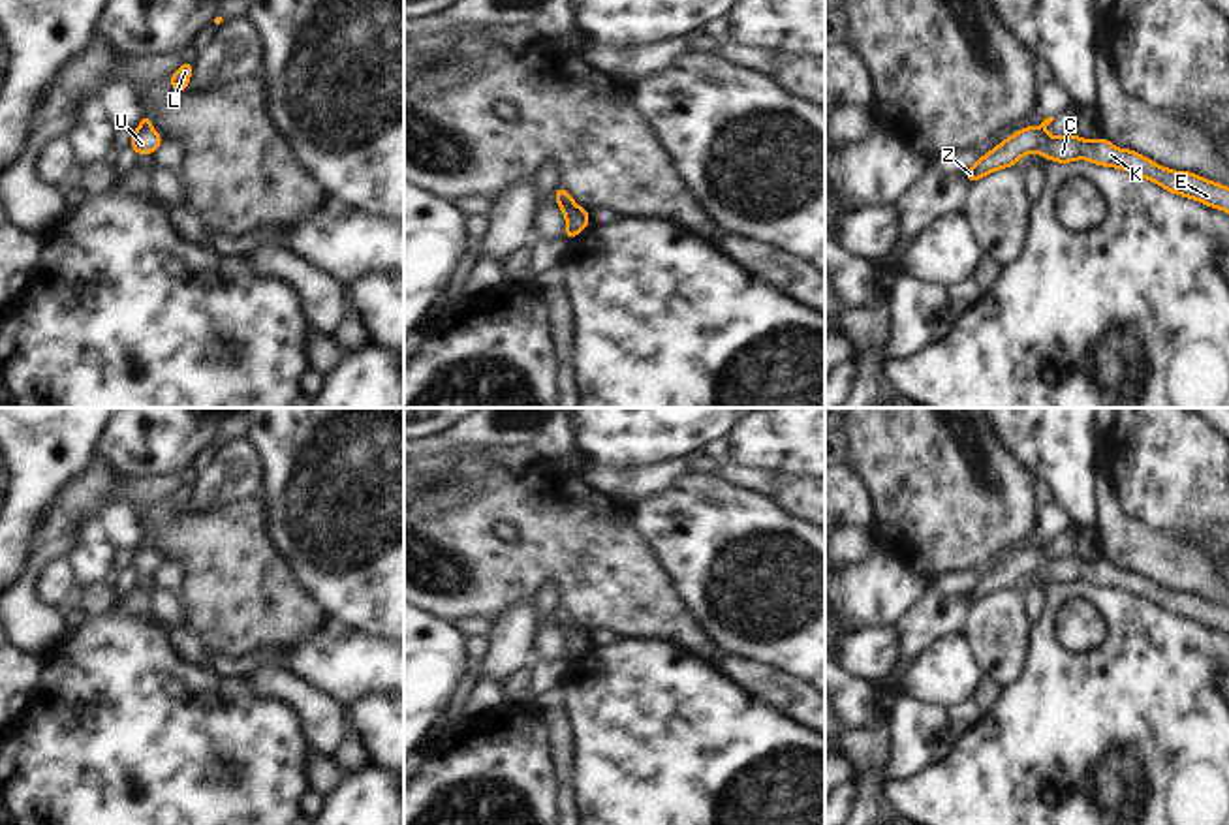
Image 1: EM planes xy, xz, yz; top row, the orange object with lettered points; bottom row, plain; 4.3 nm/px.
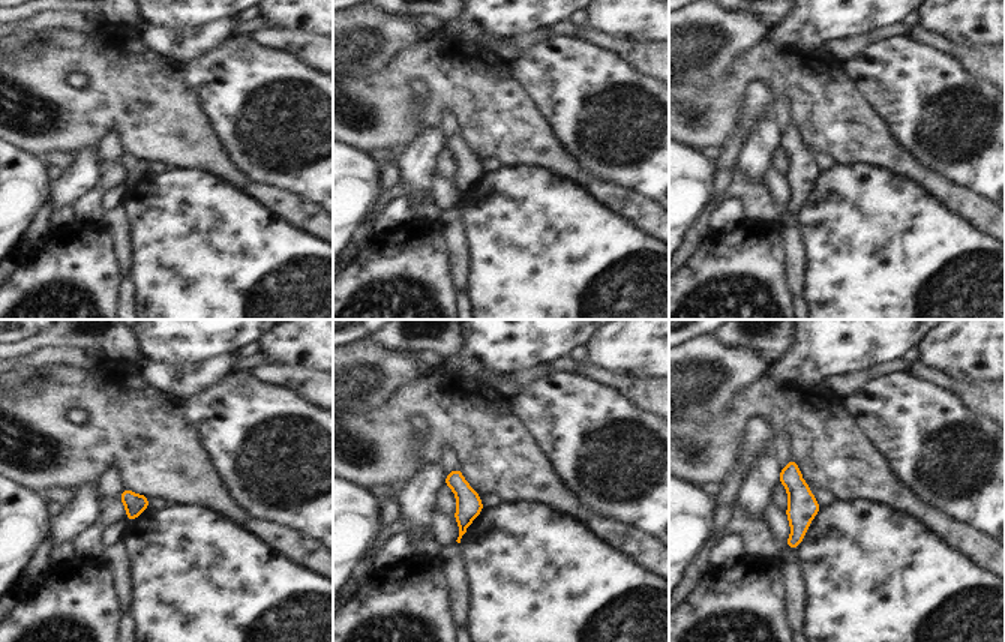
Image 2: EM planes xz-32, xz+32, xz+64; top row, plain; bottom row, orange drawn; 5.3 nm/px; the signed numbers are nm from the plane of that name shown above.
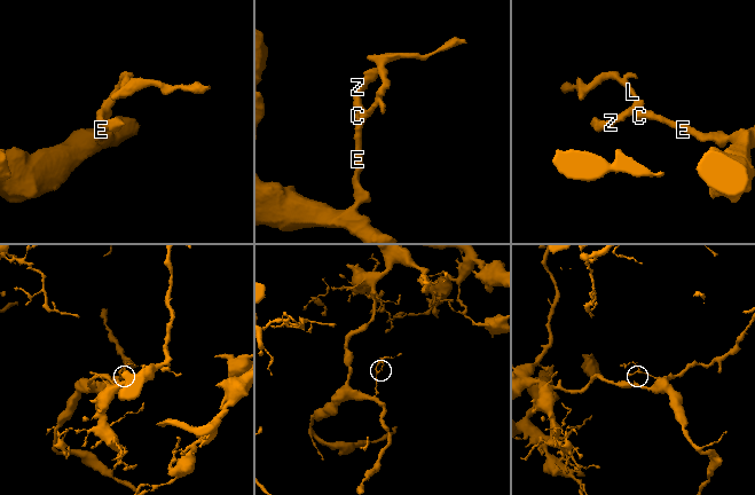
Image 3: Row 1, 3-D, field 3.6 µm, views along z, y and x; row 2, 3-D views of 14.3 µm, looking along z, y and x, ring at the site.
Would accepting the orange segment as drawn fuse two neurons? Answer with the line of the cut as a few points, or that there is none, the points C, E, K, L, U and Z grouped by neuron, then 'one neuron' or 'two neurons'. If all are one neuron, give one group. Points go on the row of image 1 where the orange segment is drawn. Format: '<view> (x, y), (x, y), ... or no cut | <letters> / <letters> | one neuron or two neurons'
xz (557, 202), (566, 202), (572, 207) | C E K U Z / L | two neurons

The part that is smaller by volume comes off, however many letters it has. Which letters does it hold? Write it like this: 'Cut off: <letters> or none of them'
Cut off: L

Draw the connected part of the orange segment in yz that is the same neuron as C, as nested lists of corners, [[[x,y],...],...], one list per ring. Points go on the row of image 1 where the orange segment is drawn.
[[[1026,126],[998,143],[990,152],[981,154],[975,165],[964,169],[970,184],[998,169],[1017,165],[1022,156],[1032,152],[1056,163],[1071,163],[1086,160],[1101,167],[1116,167],[1139,179],[1146,179],[1161,186],[1169,194],[1190,197],[1210,209],[1229,212],[1229,186],[1203,179],[1193,171],[1173,171],[1154,160],[1131,150],[1118,148],[1107,137],[1082,139],[1075,133],[1049,135],[1039,126]]]

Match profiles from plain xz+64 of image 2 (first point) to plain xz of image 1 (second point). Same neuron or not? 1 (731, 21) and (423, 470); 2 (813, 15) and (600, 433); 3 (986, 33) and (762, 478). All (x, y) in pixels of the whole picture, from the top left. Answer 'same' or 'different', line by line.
1: same
2: same
3: different

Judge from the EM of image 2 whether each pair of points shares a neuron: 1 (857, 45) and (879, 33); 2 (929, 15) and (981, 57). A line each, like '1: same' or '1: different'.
1: same
2: different

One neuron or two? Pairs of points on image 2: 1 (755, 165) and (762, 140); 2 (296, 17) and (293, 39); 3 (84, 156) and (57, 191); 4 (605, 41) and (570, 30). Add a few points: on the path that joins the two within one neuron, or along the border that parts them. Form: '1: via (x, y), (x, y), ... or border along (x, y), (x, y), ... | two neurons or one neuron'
1: via (755, 159), (759, 146) | one neuron
2: border along (272, 26), (300, 27), (317, 33) | two neurons
3: via (83, 165), (66, 182) | one neuron
4: border along (588, 26), (581, 27), (575, 35) | two neurons

